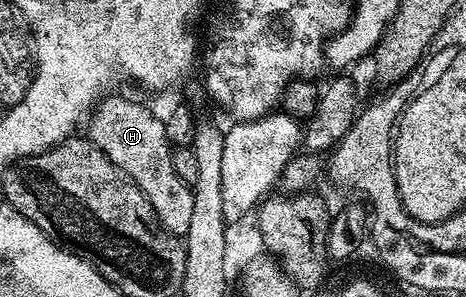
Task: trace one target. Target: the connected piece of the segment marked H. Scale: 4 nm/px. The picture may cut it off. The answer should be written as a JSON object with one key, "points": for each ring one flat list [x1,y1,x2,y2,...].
{"points":[[118,95,109,99,107,98,101,104,102,115,93,116,95,119,88,132,89,138,96,145,96,149,100,149,104,157,108,157,108,161,112,161,112,165,116,165,116,169,125,173,138,186,140,193,144,193,144,197,150,202,154,212,158,214,162,228,173,235,186,236,192,221,194,188,183,181,180,173,176,173,176,169,172,169,172,144,166,132,165,118,161,114,158,116,156,112,149,111,144,104,137,103,134,99,121,99]]}

